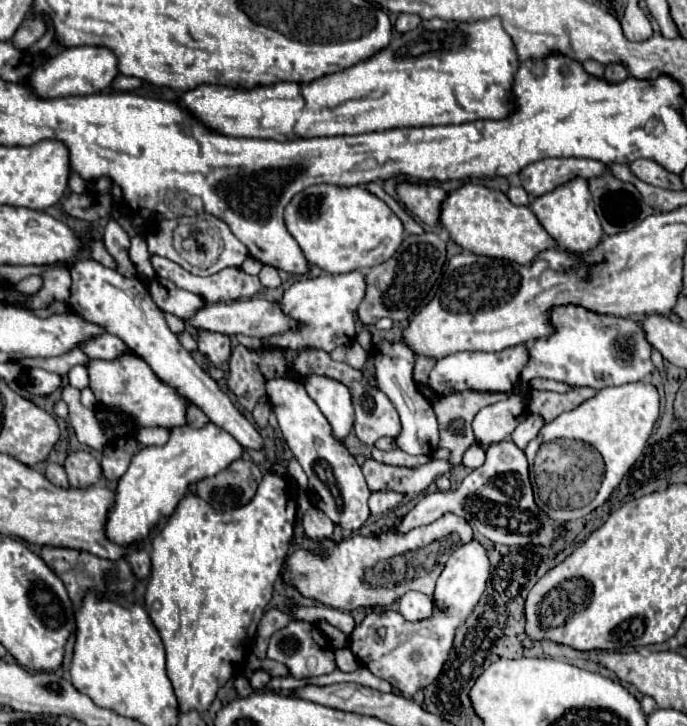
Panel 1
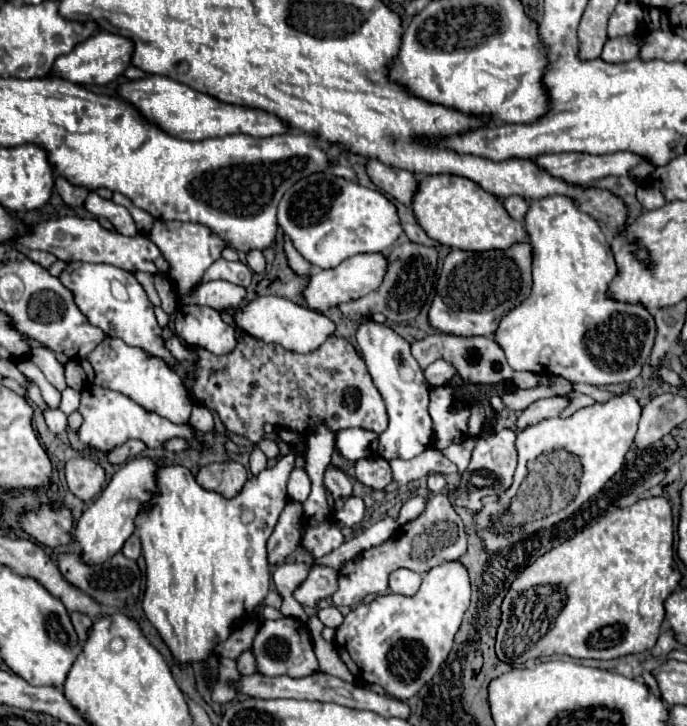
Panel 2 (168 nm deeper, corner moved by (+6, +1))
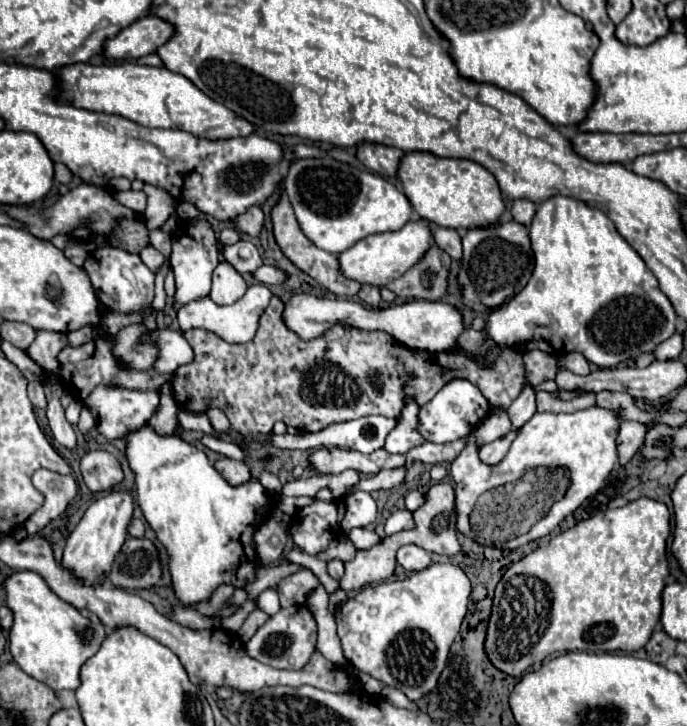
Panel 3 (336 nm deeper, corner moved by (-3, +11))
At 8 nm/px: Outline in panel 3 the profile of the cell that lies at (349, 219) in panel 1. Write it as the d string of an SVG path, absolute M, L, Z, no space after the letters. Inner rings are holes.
M329 156L297 160L289 168L287 180L283 182L283 190L295 210L303 234L317 248L331 254L345 252L365 236L379 232L395 232L403 228L413 212L411 202L401 190L397 190L393 182L385 180L379 174L357 170Z

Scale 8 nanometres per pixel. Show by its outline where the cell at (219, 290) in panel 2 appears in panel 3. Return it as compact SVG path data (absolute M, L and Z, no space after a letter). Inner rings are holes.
M261 266L259 270L255 270L253 278L261 284L279 284L285 280L285 274L275 266Z

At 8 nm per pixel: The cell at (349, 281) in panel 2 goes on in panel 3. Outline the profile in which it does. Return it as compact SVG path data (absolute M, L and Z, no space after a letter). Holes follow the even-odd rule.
M427 220L419 222L407 222L397 232L383 232L383 234L371 234L357 244L353 244L349 250L339 254L339 270L349 280L355 280L359 284L371 284L371 286L385 286L391 280L405 274L413 264L417 264L427 248L431 246L431 228Z

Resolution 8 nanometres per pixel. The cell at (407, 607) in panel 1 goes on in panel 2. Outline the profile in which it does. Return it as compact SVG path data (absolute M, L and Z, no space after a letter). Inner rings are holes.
M398 568L390 574L390 592L396 592L396 594L416 594L418 592L418 586L422 582L422 576L408 570L408 568Z

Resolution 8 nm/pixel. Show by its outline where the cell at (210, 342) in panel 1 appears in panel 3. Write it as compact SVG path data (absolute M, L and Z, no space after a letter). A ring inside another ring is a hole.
M253 284L251 288L247 288L245 296L241 300L237 300L235 304L219 306L209 296L205 296L205 298L193 300L193 302L185 304L183 308L179 308L177 318L179 318L179 326L181 326L183 332L191 330L191 328L203 328L203 330L215 332L219 338L223 338L227 342L245 344L245 342L249 342L255 336L255 332L257 332L257 320L263 314L263 310L267 308L269 300L271 300L269 288L265 284Z

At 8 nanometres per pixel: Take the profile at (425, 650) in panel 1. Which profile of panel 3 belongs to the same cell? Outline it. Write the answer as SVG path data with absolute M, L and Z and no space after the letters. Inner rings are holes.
M451 562L431 564L421 572L413 572L405 580L367 586L359 590L359 594L349 598L347 606L343 604L335 614L337 634L341 638L345 658L355 668L371 674L379 682L385 682L401 690L409 700L419 700L437 686L439 674L445 668L449 656L449 648L457 638L461 622L467 614L469 596L471 596L471 580L467 578L463 568Z

